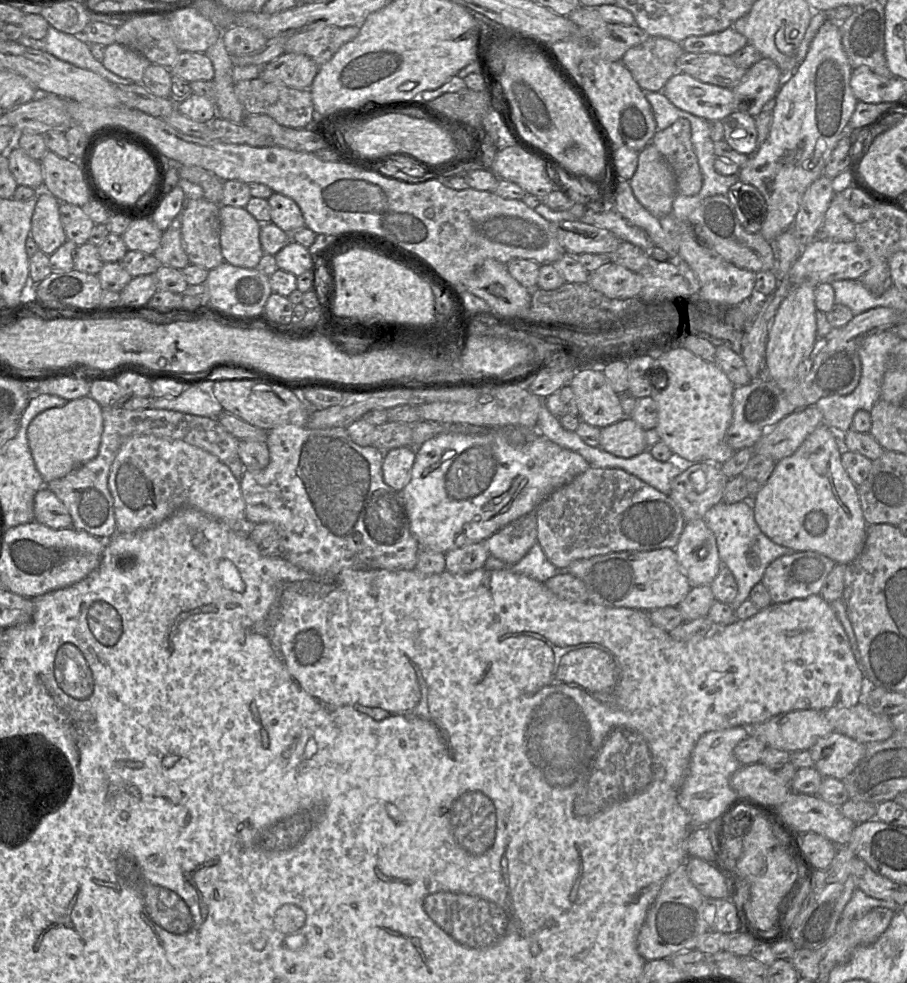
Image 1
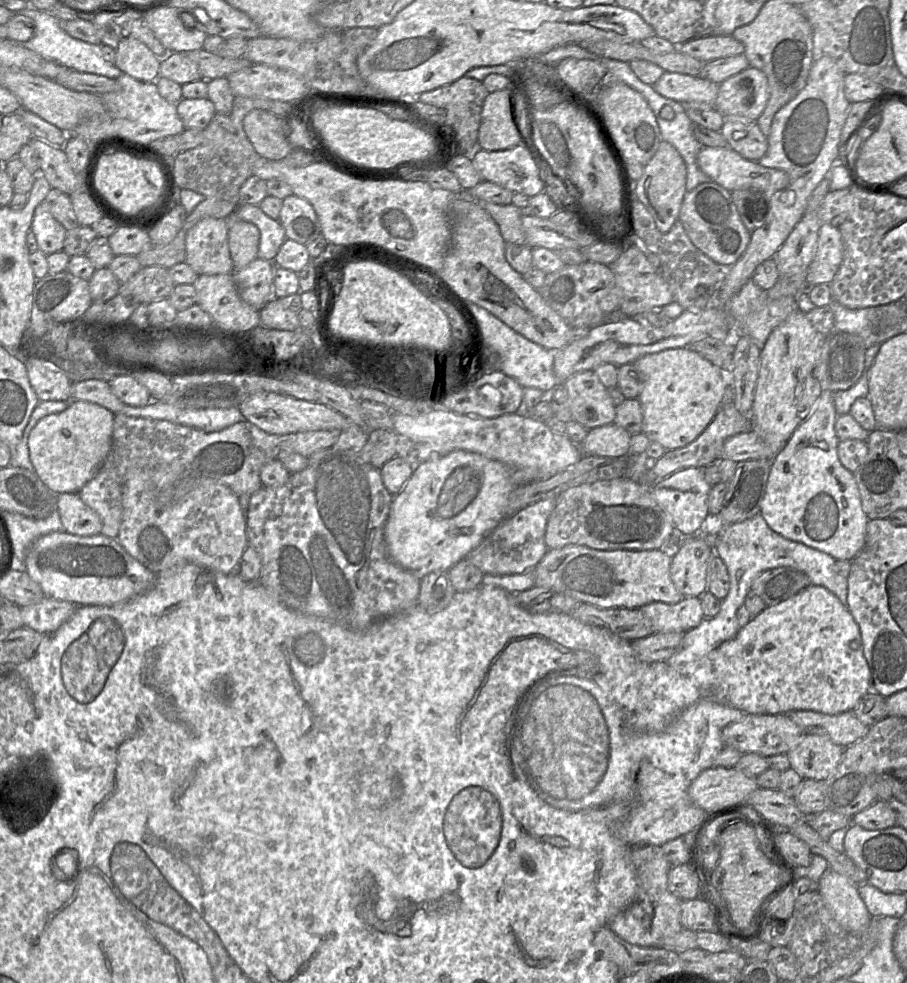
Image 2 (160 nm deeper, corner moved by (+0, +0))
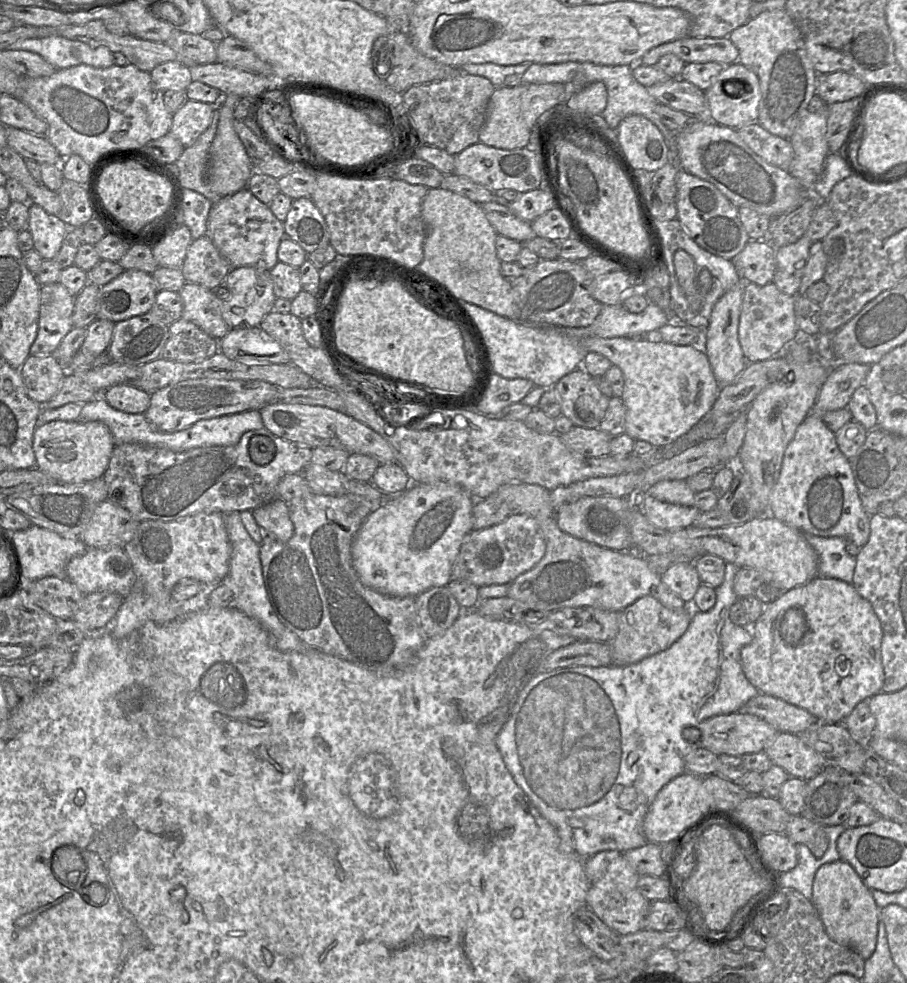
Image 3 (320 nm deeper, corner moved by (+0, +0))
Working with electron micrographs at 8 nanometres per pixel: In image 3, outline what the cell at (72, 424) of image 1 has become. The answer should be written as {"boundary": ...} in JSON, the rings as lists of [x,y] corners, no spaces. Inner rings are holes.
{"boundary":[[[50,421],[38,424],[32,448],[36,467],[57,482],[79,484],[102,477],[115,447],[109,428],[102,422]]]}

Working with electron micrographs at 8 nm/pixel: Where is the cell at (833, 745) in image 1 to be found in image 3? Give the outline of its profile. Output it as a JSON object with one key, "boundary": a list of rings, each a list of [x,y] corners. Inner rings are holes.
{"boundary":[[[777,733],[764,752],[773,765],[783,768],[791,777],[805,781],[814,778],[825,767],[823,757],[793,733]]]}

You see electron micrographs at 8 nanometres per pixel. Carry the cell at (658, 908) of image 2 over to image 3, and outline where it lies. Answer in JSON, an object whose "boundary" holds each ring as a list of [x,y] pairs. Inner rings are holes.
{"boundary":[[[604,850],[584,859],[588,881],[587,904],[609,928],[620,935],[644,929],[644,920],[651,905],[651,902],[639,892],[637,883],[640,875],[625,858],[624,853]]]}

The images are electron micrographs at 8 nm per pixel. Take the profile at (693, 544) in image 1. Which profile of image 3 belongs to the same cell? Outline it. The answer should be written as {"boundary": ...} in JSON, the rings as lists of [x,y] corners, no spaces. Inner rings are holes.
{"boundary":[[[694,562],[675,563],[661,572],[662,583],[690,605],[701,585]]]}

